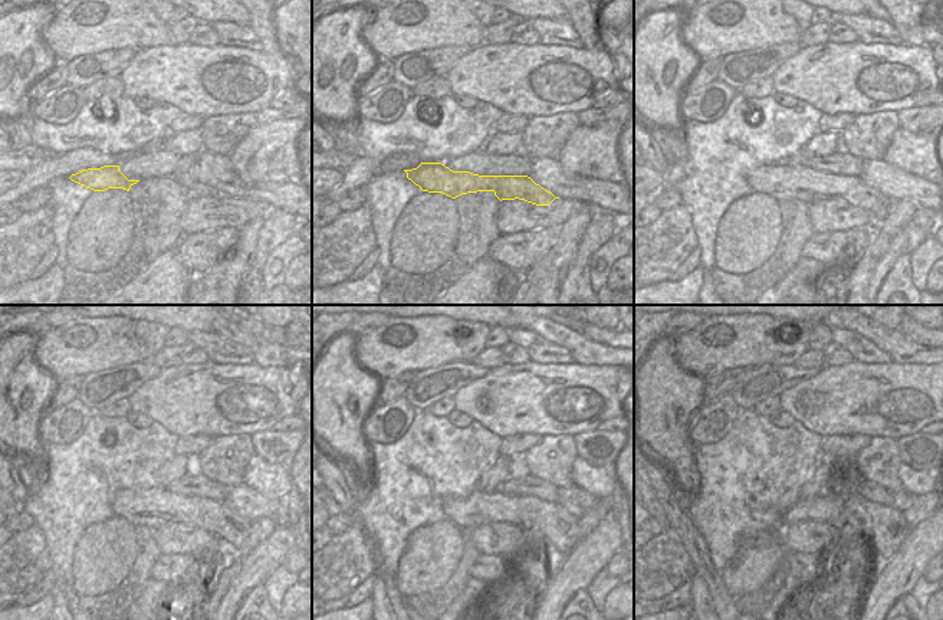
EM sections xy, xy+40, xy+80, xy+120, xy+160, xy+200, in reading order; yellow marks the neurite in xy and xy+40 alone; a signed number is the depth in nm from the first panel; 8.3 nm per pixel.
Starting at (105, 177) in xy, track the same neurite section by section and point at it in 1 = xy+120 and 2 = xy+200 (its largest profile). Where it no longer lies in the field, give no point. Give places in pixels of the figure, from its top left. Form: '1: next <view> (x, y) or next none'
1: next xy+120 (143, 507)
2: next xy+200 (887, 527)

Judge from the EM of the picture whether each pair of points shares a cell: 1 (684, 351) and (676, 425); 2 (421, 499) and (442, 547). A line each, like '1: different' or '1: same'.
1: different
2: different

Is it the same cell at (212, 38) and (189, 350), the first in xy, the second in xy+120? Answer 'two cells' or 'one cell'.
one cell

